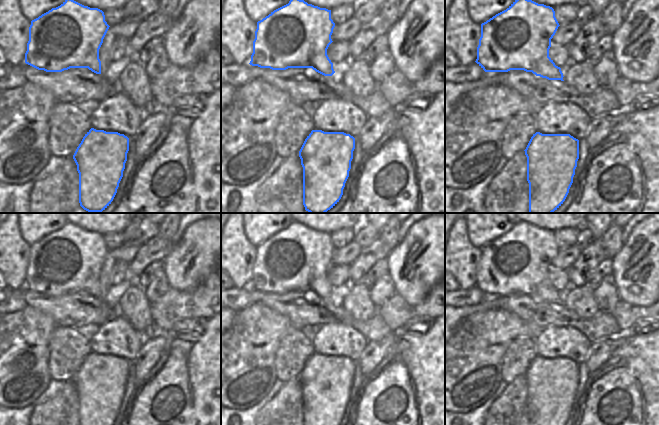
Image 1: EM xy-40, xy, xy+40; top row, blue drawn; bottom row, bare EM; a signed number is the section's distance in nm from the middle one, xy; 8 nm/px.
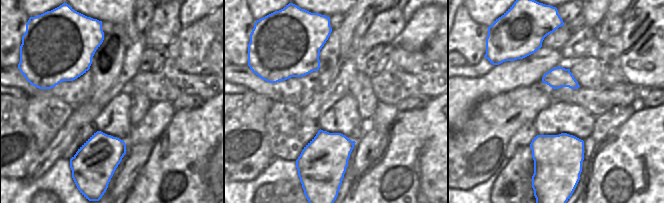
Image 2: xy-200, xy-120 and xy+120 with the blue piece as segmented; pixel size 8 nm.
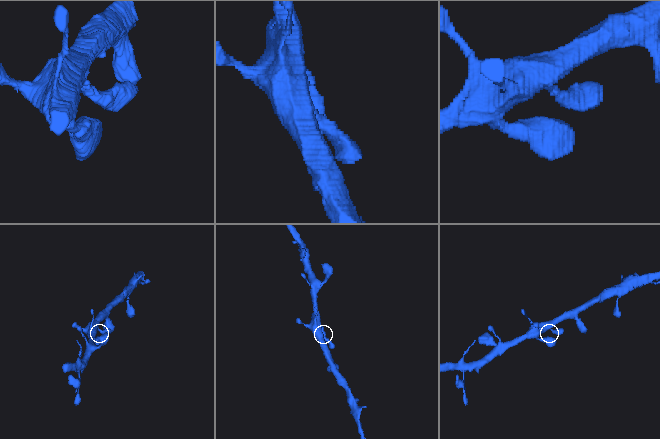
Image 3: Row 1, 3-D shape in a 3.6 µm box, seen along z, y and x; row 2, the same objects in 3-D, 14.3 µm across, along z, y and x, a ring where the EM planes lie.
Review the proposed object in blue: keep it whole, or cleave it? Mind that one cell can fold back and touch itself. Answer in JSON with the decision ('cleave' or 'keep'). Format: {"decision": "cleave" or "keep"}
{"decision": "keep"}

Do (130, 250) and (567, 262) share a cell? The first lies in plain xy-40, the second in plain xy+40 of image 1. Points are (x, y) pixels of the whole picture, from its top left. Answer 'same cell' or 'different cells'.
same cell

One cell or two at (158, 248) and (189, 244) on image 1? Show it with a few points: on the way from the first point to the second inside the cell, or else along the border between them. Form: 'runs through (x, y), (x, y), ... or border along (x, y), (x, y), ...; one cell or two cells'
border along (173, 244), (169, 254), (163, 260); two cells

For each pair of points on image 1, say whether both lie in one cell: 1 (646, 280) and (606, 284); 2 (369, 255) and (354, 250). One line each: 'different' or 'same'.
1: different
2: different

